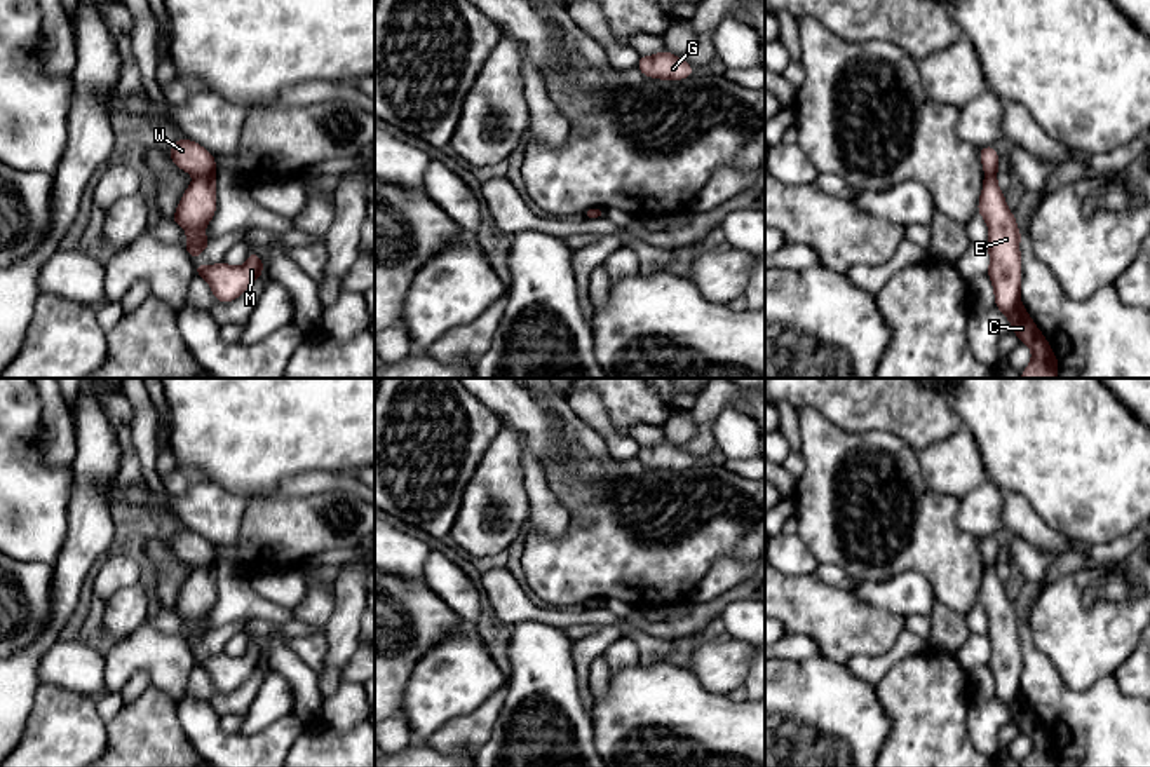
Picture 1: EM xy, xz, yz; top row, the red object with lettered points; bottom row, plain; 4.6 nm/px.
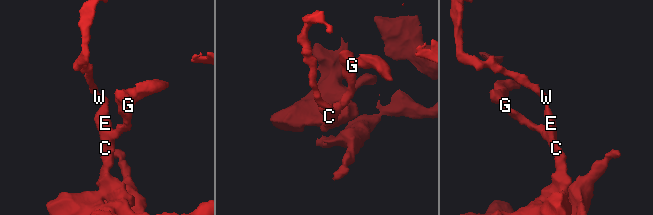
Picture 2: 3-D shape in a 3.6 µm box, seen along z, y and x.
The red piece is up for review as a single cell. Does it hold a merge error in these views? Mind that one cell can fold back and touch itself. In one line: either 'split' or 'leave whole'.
split

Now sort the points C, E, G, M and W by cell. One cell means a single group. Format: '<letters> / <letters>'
C E G M / W

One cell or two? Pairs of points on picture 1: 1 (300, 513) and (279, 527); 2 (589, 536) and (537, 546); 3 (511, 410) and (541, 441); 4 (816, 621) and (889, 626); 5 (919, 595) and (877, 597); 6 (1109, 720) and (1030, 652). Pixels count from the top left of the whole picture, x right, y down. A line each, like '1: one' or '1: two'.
1: one
2: one
3: one
4: one
5: one
6: one

